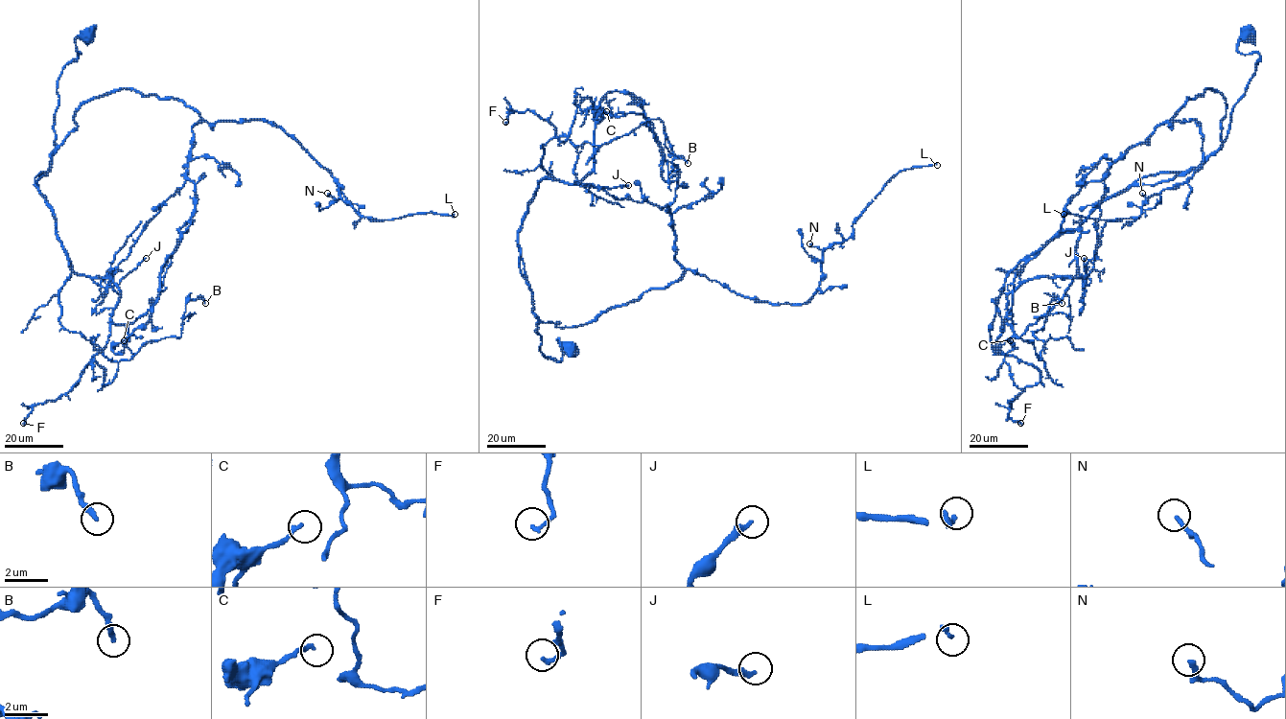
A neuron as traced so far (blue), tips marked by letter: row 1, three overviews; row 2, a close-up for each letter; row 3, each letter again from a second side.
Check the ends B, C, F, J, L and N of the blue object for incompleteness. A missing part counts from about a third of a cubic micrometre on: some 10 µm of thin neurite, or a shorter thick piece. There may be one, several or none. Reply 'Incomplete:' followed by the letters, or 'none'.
Incomplete: J, L, N

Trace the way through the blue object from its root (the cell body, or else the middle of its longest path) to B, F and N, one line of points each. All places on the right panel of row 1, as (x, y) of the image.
B: (1250, 35), (1237, 50), (1260, 58), (1223, 144), (1081, 223), (1040, 360), (1017, 336), (1062, 303)
F: (1250, 35), (1223, 144), (1108, 197), (1083, 277), (1008, 295), (995, 348), (1040, 372), (1020, 423)
N: (1250, 35), (1237, 50), (1260, 58), (1223, 145), (1207, 88), (1168, 121), (1199, 124), (1203, 165), (1142, 193)

